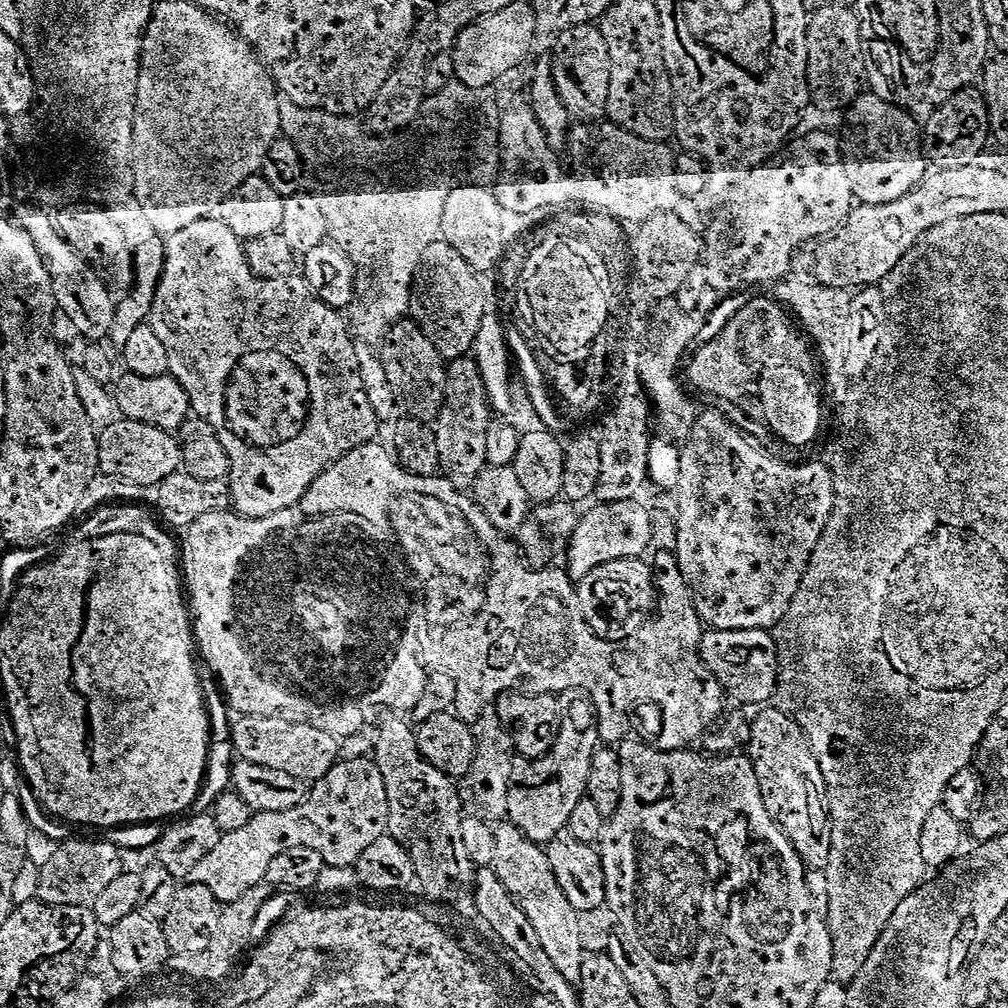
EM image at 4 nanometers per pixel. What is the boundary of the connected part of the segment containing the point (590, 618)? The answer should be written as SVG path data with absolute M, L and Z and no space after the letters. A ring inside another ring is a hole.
M647 559L606 562L578 584L578 612L585 624L591 626L605 640L627 641L649 623L652 611L658 608L658 585L654 568ZM628 636L628 637L627 637Z

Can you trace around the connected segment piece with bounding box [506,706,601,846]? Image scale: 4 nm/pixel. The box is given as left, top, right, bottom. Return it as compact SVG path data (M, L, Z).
M588 706L587 708L576 708L569 716L567 713L555 744L543 756L533 759L529 763L532 765L525 770L524 777L520 781L517 779L511 785L508 796L507 819L515 824L531 843L547 846L552 843L555 836L559 836L568 828L568 823L578 806L578 802L585 799L588 779L590 778L590 766L600 743L600 730L597 728L597 717L594 715L593 709Z

